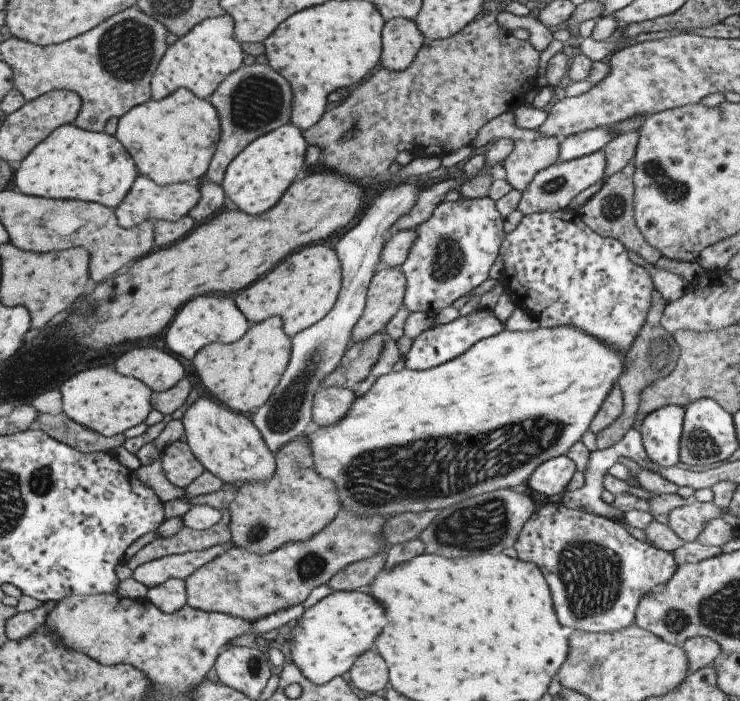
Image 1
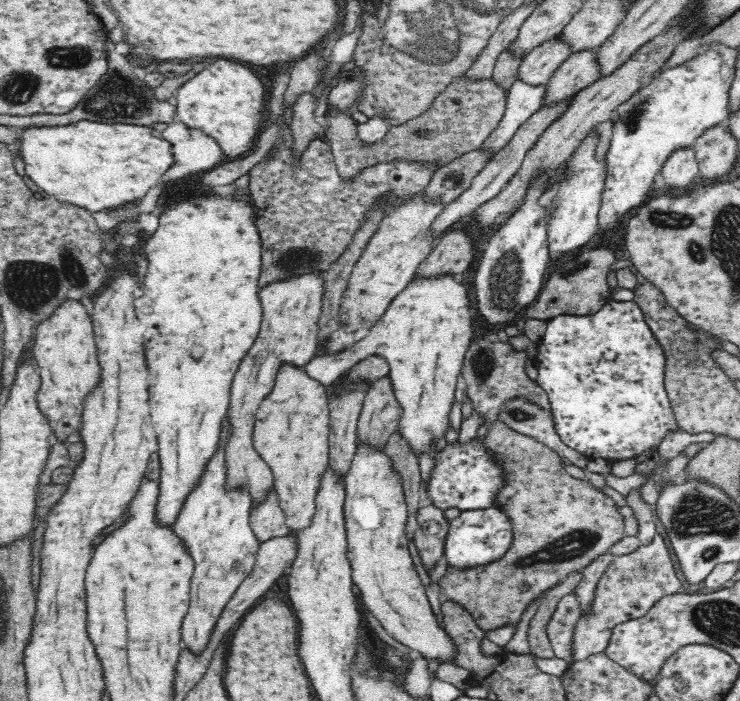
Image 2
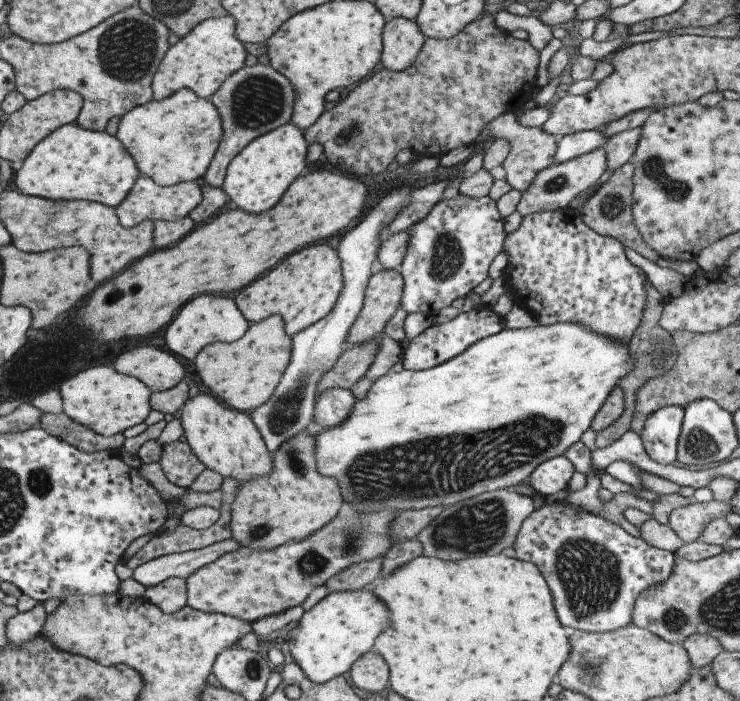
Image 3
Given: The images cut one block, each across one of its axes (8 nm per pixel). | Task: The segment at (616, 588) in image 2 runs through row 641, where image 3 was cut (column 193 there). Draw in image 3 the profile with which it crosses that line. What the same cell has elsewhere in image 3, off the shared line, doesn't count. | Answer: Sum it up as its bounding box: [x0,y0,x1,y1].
[184,502,398,623]

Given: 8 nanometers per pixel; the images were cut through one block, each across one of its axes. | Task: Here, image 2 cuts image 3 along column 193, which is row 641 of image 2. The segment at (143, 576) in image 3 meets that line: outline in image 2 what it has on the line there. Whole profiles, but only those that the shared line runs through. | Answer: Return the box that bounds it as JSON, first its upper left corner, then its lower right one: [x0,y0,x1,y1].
[547,593,582,664]

